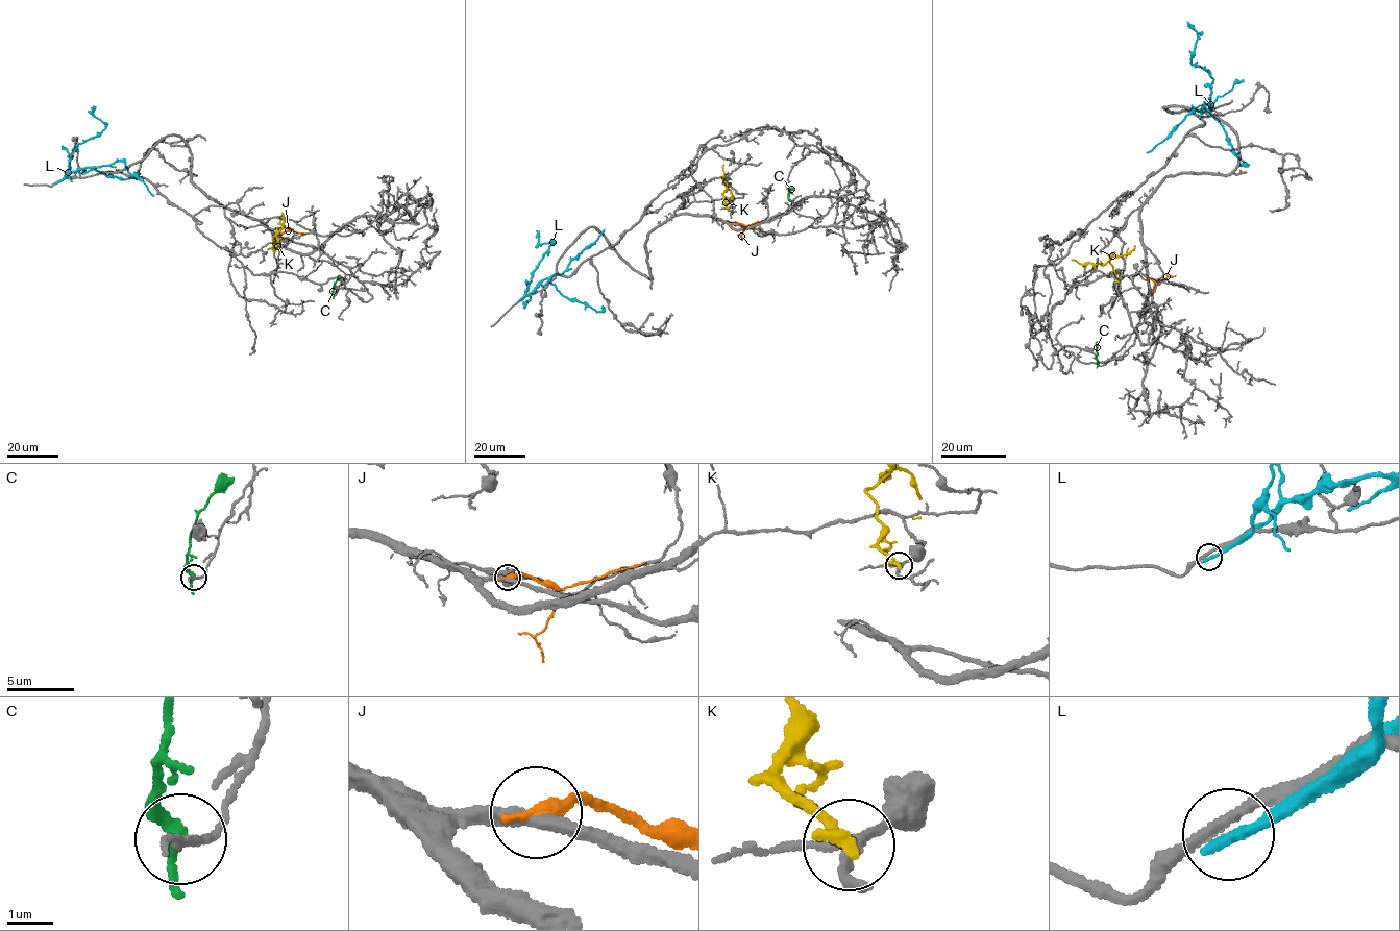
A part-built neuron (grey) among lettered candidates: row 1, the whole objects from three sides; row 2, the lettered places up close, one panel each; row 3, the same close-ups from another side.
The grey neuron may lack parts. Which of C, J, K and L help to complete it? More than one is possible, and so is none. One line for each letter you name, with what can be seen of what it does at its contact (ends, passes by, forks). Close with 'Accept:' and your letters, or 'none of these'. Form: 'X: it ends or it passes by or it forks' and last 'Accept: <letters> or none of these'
Accept: none of these

